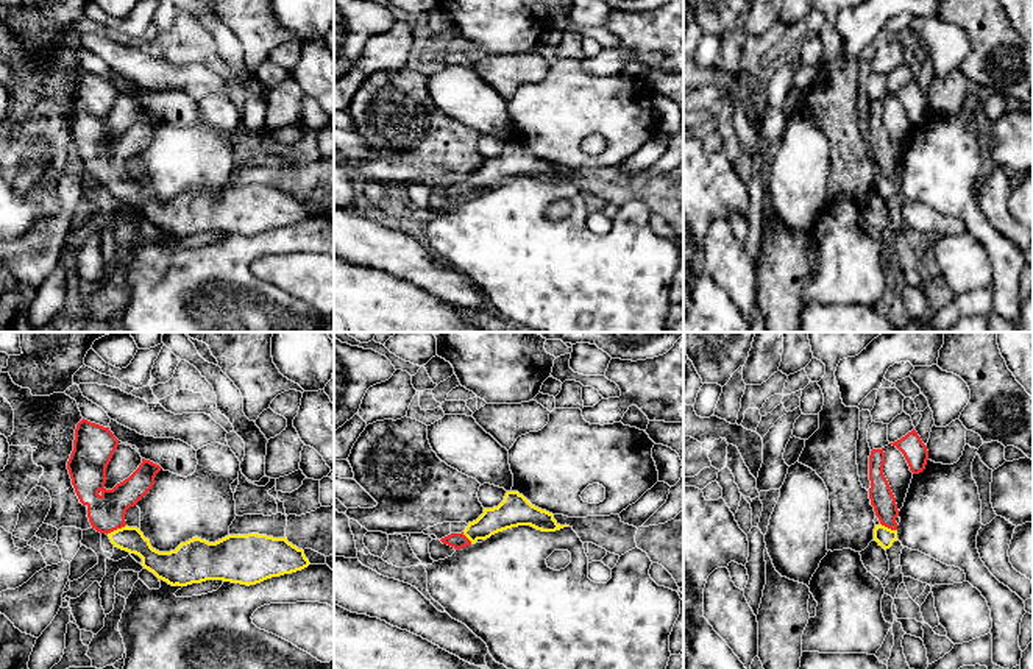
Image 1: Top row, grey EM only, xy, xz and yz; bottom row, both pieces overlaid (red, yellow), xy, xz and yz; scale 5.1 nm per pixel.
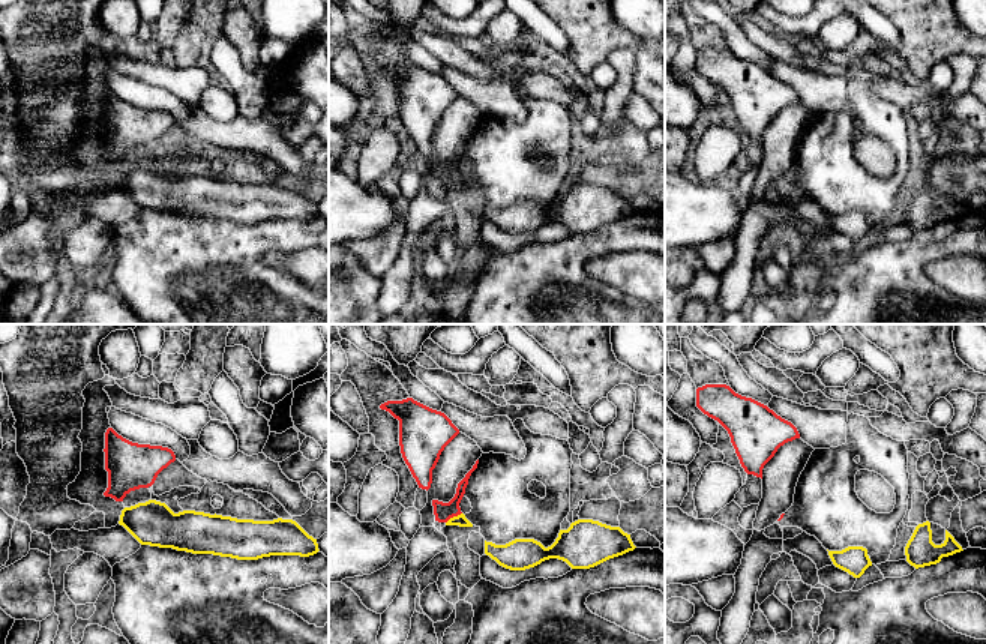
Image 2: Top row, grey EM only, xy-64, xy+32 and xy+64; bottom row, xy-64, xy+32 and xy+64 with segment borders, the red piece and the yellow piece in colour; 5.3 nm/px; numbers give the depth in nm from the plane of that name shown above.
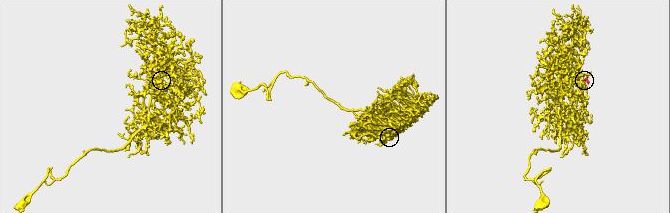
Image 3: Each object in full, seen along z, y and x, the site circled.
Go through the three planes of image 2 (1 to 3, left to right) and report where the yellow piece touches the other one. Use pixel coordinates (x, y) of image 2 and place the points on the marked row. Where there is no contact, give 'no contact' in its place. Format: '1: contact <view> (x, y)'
1: no contact
2: contact xy+32 (453, 515)
3: no contact

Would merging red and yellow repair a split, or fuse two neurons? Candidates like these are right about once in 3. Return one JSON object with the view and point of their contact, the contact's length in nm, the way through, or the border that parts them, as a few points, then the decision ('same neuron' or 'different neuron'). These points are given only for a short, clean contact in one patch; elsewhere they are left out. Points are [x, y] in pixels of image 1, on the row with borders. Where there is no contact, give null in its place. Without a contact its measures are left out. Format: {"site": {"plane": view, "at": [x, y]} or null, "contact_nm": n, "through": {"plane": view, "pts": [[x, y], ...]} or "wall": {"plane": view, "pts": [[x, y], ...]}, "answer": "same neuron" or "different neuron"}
{"site": {"plane": "xy", "at": [116, 529]}, "contact_nm": 120, "through": {"plane": "xy", "pts": [[106, 513], [116, 529], [127, 538]]}, "answer": "same neuron"}

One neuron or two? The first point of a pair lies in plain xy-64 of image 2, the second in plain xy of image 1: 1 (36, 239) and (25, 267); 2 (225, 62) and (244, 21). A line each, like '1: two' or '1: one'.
1: one
2: two

